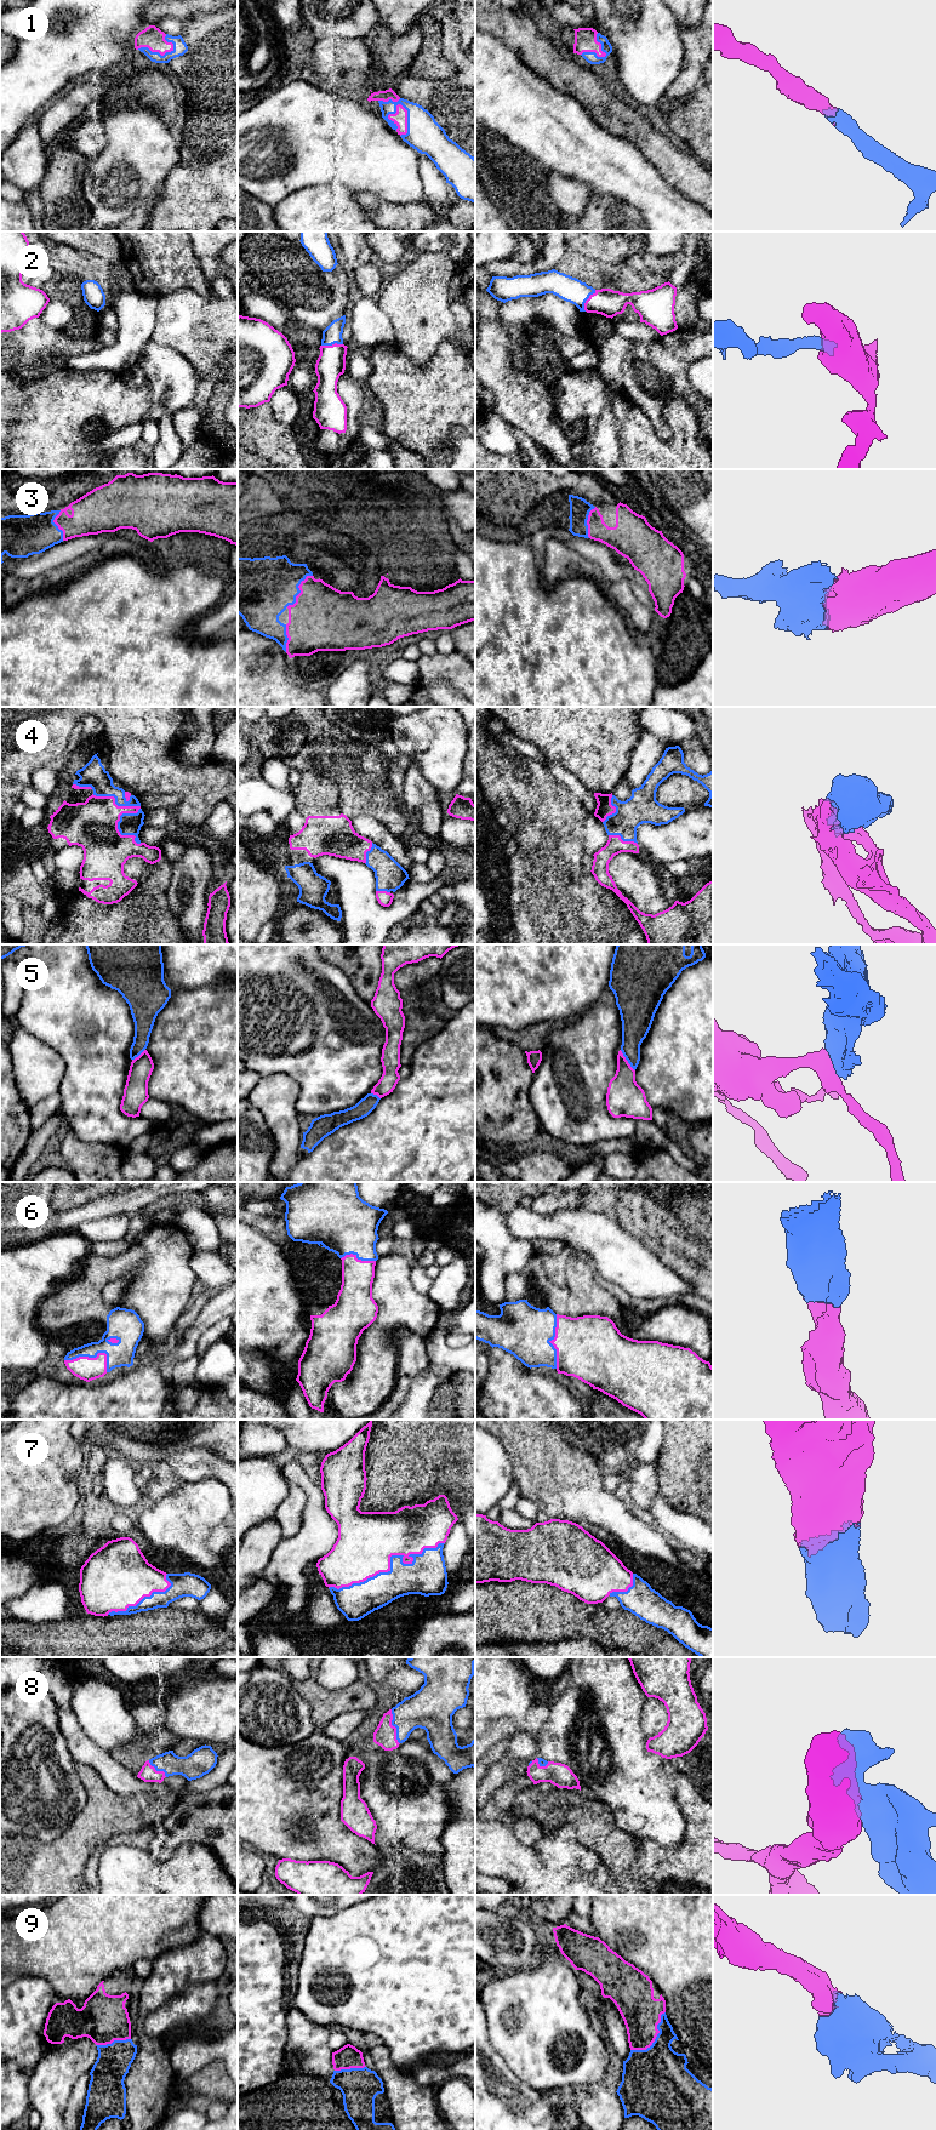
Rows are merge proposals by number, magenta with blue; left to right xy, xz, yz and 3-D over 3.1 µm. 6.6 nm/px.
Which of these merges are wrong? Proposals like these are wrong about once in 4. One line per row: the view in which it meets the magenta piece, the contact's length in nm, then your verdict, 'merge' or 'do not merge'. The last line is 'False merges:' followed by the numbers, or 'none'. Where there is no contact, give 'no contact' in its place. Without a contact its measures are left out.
1: meets magenta in xz; contact 300 nm long; merge
2: meets magenta in yz; contact 160 nm long; merge
3: meets magenta in xz; contact 280 nm long; merge
4: meets magenta in xy; contact 460 nm long; merge
5: meets magenta in yz; contact 170 nm long; do not merge
6: meets magenta in xy; contact 300 nm long; merge
7: meets magenta in xz; contact 800 nm long; merge
8: meets magenta in xz; contact 240 nm long; merge
9: meets magenta in yz; contact 340 nm long; merge
False merges: 5

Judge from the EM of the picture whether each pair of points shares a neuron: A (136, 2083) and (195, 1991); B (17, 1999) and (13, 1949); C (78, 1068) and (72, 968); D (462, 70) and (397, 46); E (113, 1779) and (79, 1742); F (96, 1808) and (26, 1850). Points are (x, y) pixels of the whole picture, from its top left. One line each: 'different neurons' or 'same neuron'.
A: different neurons
B: different neurons
C: same neuron
D: different neurons
E: same neuron
F: same neuron

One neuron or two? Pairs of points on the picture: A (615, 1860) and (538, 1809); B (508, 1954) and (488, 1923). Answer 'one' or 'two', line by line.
A: one
B: one

